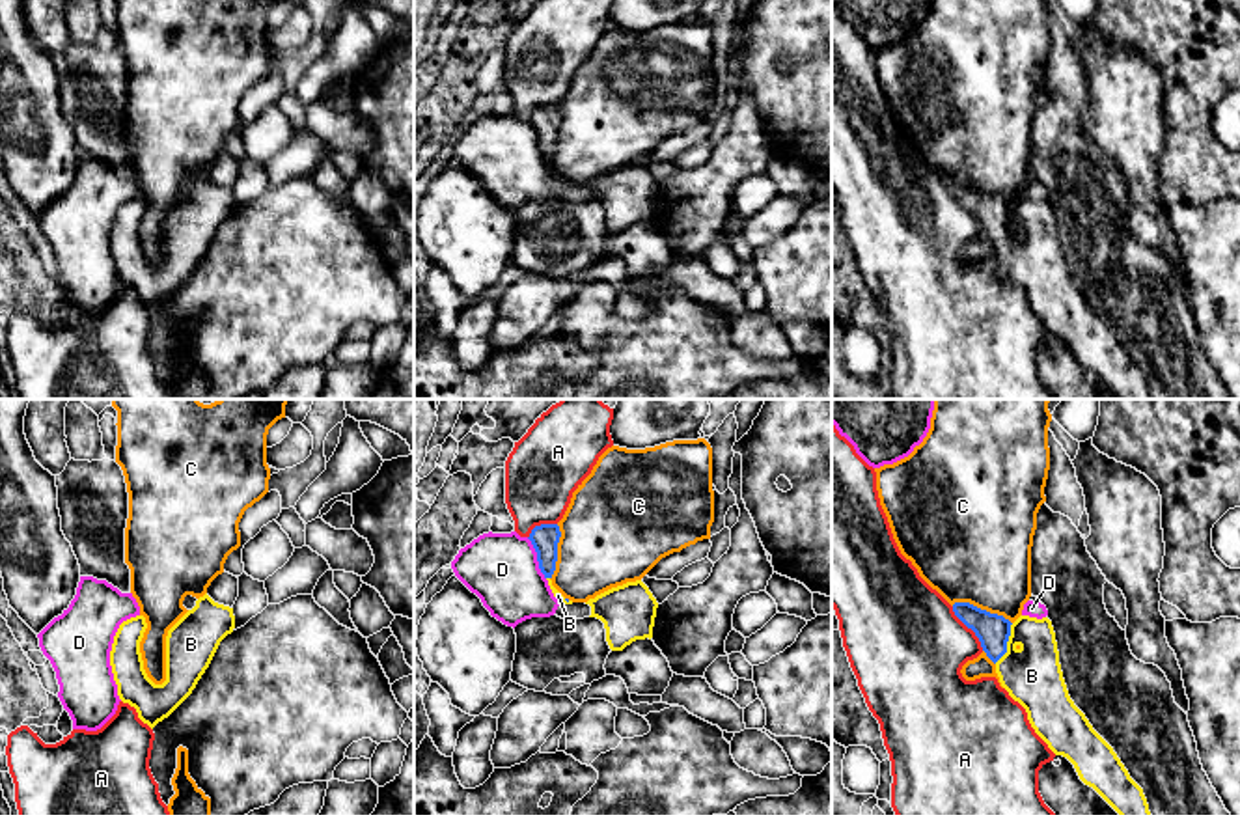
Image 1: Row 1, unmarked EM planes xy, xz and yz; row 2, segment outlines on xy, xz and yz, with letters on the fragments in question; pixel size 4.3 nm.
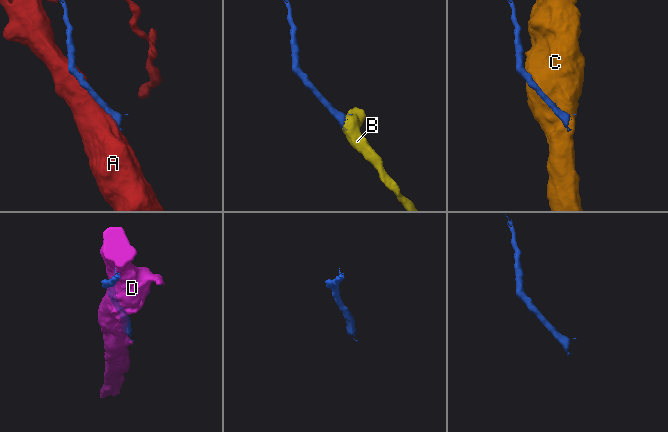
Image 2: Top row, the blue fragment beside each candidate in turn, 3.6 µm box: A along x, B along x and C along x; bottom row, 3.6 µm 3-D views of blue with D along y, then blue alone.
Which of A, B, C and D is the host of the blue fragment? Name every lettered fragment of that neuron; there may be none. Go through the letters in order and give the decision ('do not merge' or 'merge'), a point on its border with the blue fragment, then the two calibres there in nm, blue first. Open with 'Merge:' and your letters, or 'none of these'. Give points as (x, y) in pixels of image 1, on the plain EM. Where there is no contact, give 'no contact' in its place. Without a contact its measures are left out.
Merge: B
A: do not merge; contact yz (970, 209); calibres 140 and 440 nm
B: merge; contact yz (1005, 226); calibres 140 and 260 nm
C: do not merge; contact yz (979, 191); calibres 140 and 460 nm
D: do not merge; contact xz (537, 140); calibres 120 and 320 nm

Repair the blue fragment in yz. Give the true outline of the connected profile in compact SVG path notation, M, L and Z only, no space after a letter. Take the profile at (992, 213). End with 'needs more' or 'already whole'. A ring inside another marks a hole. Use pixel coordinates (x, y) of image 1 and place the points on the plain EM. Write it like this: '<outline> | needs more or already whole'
M955 185L955 198L975 214L986 239L996 246L996 256L1009 278L1018 283L1035 315L1055 338L1067 339L1080 362L1093 369L1121 399L1152 399L1143 371L1130 360L1113 330L1093 311L1085 297L1068 278L1055 224L1048 200L1020 198L1014 205L970 185Z | needs more

